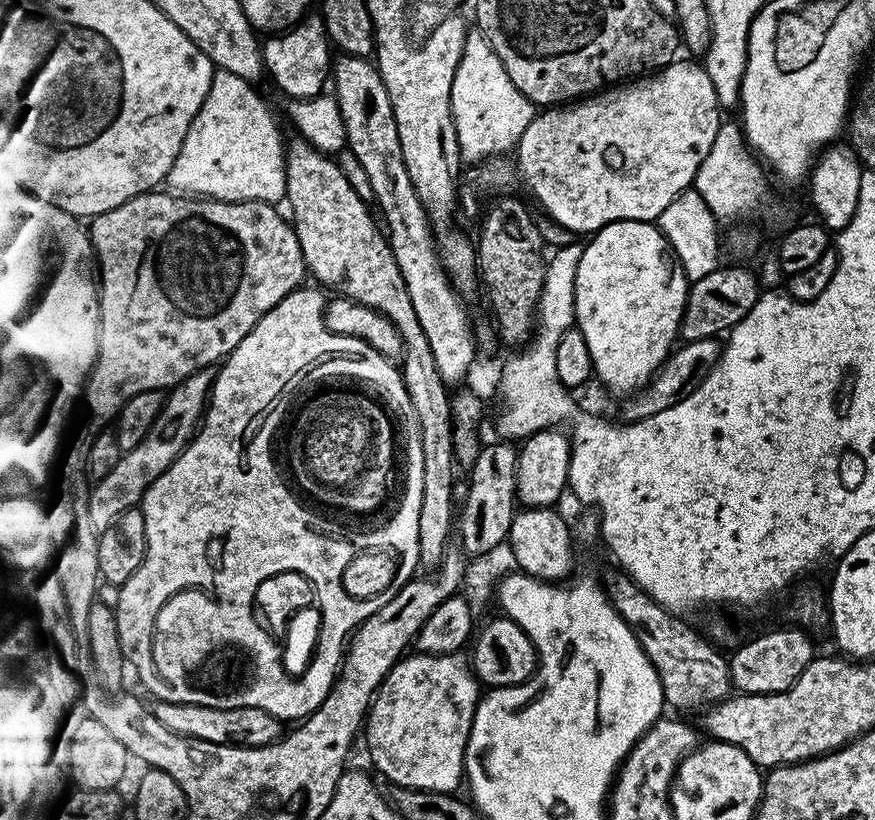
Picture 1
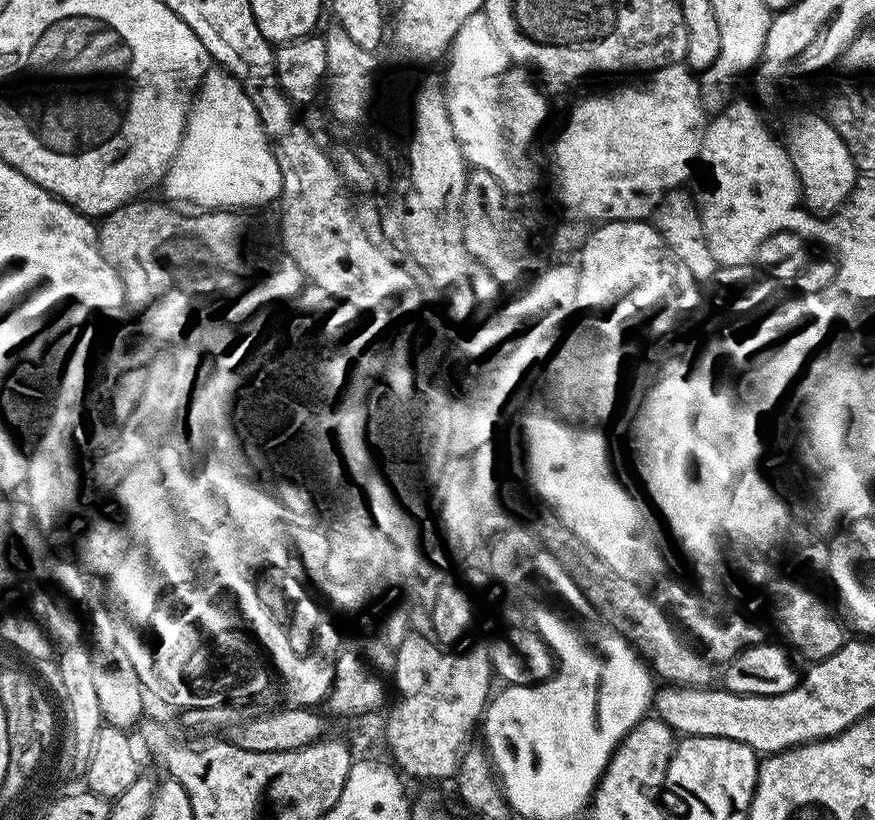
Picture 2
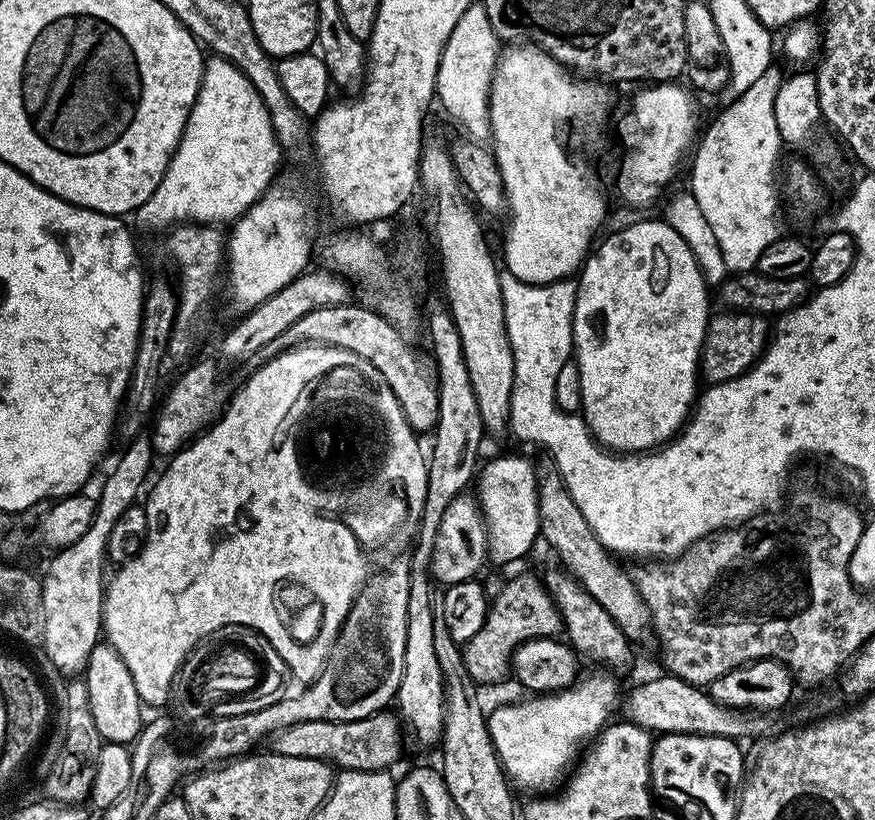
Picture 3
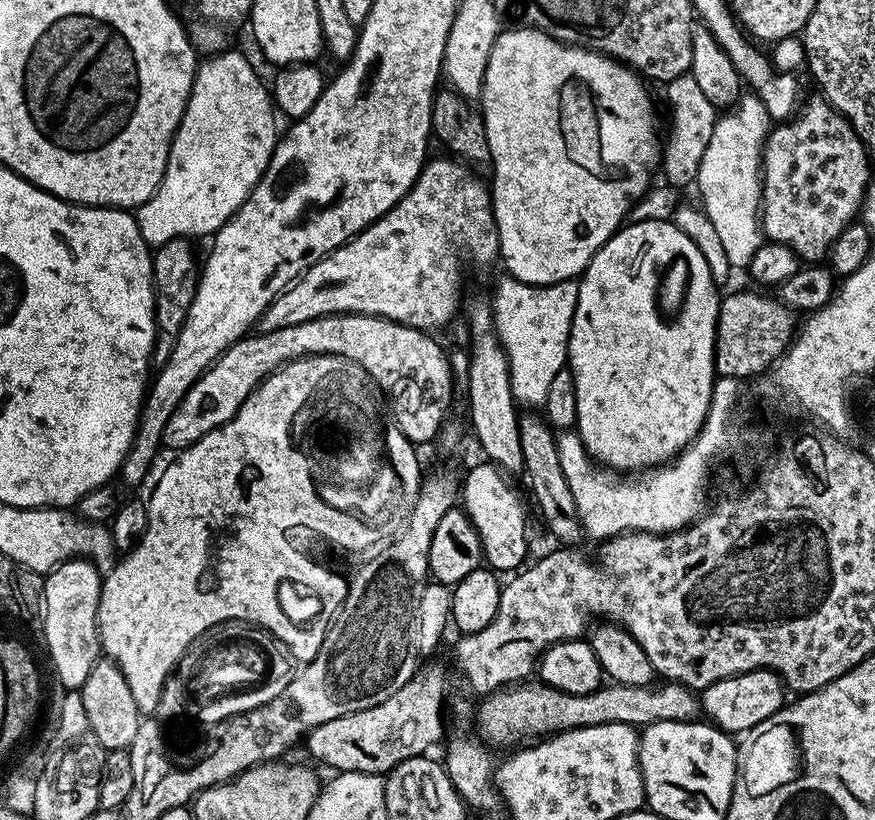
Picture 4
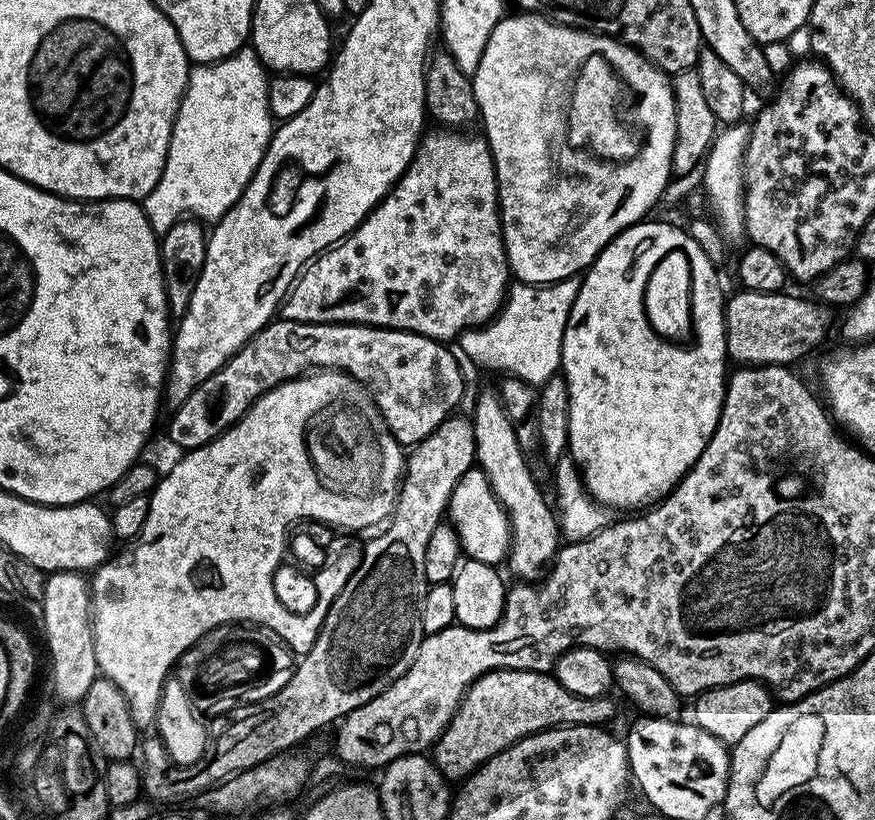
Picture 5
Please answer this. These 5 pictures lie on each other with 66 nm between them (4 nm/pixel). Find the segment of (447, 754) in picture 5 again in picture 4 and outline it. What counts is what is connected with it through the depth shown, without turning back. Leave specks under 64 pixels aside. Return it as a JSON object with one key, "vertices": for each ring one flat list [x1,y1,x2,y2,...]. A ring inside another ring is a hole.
{"vertices":[[520,682,481,699,484,701,475,709,474,728,484,744,512,744,516,736,532,735,536,736,532,738,544,738,557,732,569,732,572,728,599,724,643,726,671,720,695,721,701,711,697,693,693,689,671,682,661,683,661,688,609,683,585,696,566,694,541,682,535,685,537,688,532,682]]}

